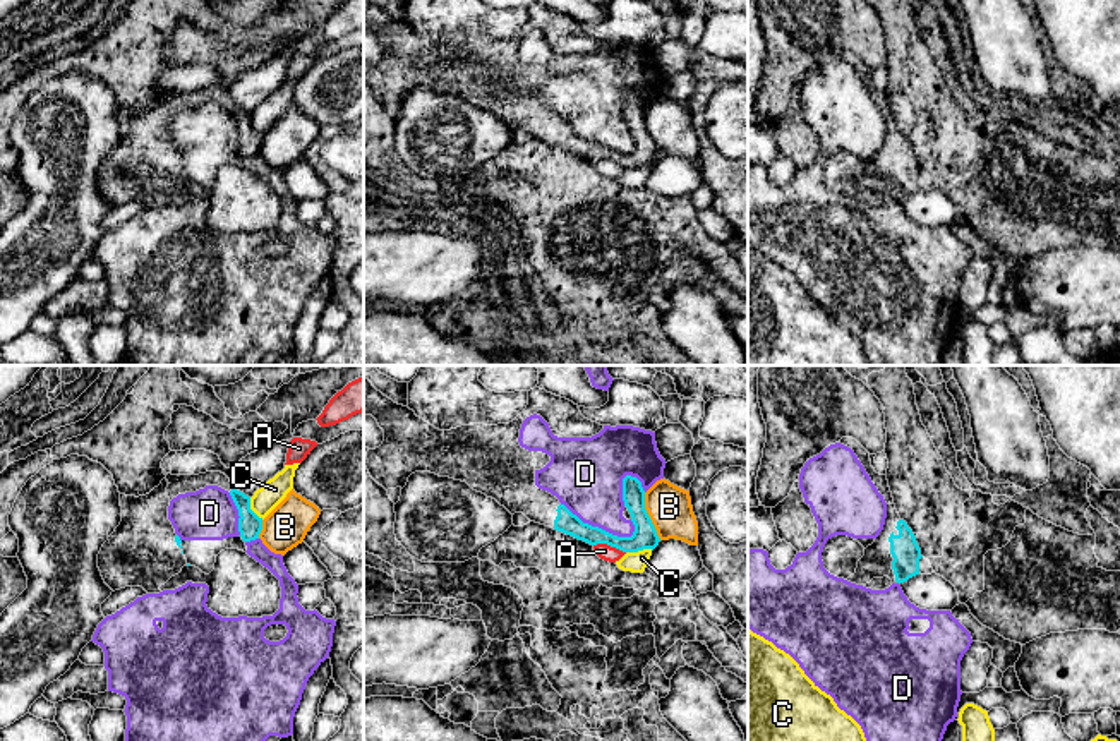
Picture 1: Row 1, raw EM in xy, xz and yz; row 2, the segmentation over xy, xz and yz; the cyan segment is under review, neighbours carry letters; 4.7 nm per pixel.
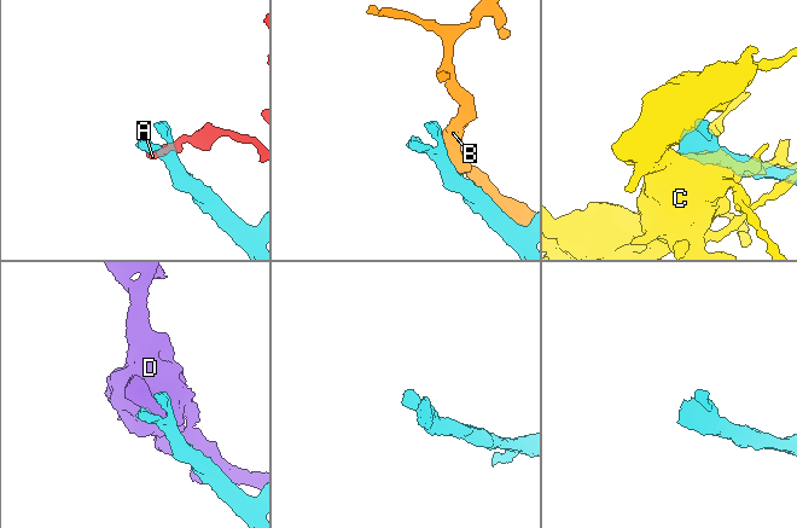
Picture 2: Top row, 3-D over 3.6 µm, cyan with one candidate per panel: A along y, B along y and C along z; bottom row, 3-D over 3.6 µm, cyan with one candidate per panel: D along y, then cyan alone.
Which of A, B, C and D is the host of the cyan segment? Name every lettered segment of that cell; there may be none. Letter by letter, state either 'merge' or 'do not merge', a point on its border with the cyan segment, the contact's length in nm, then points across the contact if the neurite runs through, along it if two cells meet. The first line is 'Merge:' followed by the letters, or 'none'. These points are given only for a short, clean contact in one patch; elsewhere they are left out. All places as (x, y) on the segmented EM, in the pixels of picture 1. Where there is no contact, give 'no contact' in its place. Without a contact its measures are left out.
Merge: none
A: do not merge | xz (609, 544) | 160 nm | along xz (594, 544), (609, 544), (625, 553)
B: do not merge | xz (649, 517) | 240 nm
C: do not merge | xz (638, 549) | 130 nm
D: do not merge | xz (597, 527) | 380 nm

